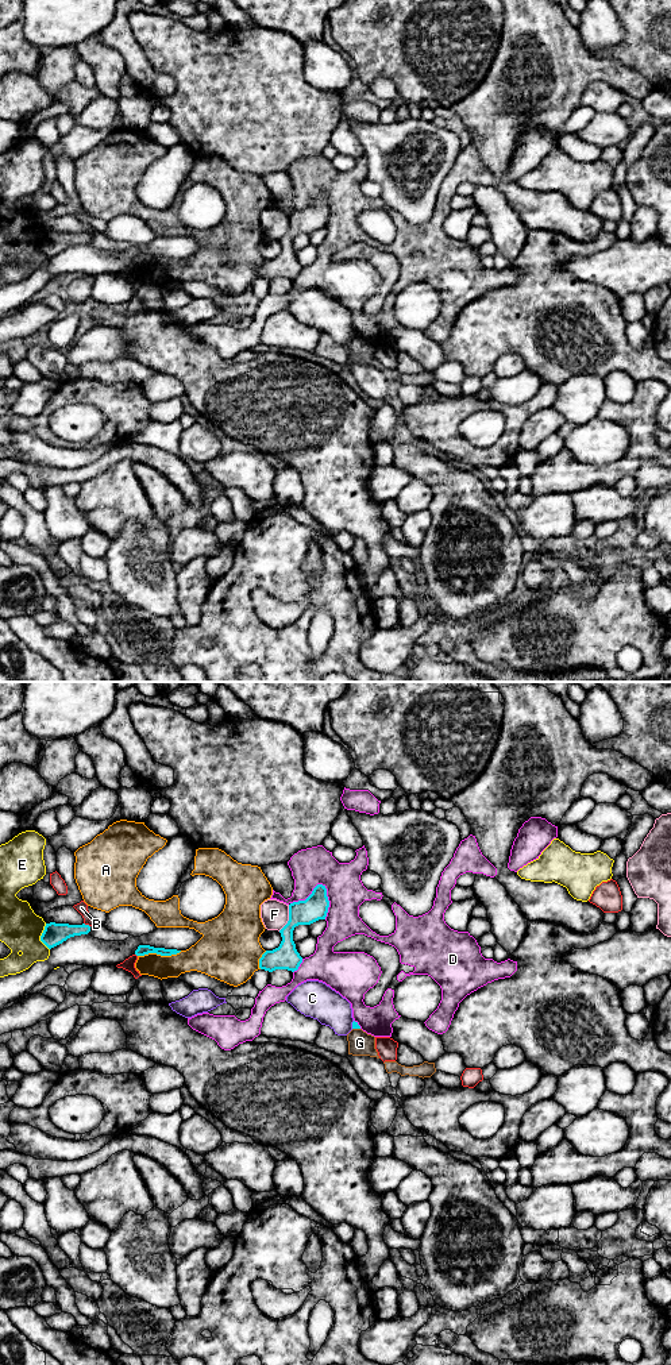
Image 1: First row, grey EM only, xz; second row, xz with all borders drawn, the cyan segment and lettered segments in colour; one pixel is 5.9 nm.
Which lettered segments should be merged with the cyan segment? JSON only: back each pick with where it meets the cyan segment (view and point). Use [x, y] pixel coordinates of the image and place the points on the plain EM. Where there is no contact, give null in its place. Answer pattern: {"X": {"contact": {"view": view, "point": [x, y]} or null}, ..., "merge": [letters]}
{"merge": []}

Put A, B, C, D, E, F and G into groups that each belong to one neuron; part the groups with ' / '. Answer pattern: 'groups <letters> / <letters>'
groups A / B / C / D / E / F / G

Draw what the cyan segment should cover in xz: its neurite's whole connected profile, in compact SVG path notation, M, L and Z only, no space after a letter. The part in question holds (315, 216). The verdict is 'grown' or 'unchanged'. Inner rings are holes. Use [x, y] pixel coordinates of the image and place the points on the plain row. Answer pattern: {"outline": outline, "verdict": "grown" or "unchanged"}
{"outline": "M317 193L305 209L289 213L289 230L279 239L282 250L278 257L266 259L259 267L259 277L273 281L275 278L297 279L302 266L296 258L293 239L298 234L311 234L319 228L325 228L329 216L327 197Z", "verdict": "unchanged"}

